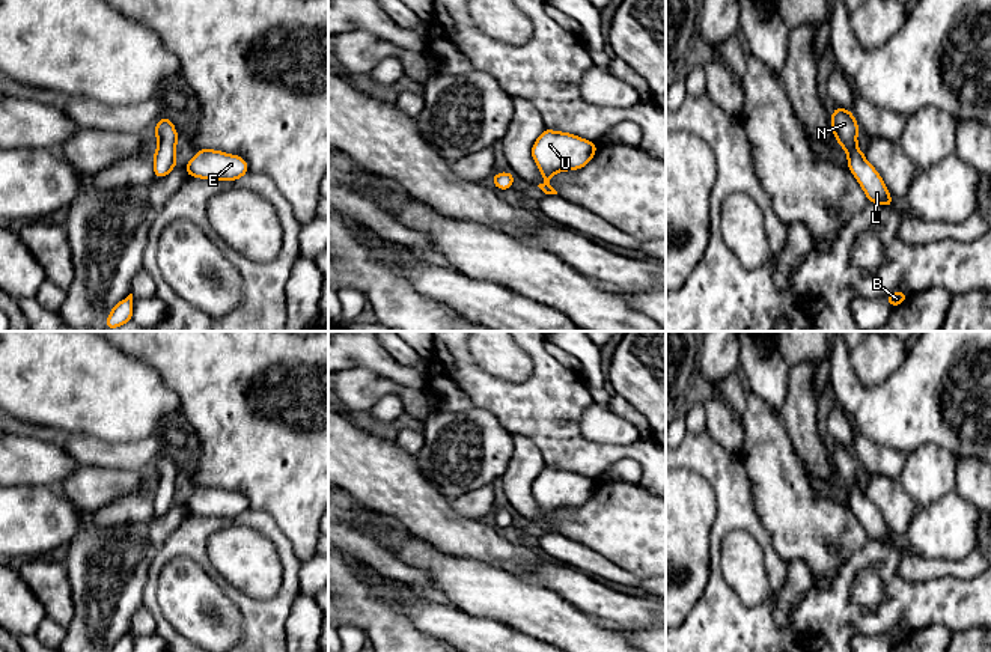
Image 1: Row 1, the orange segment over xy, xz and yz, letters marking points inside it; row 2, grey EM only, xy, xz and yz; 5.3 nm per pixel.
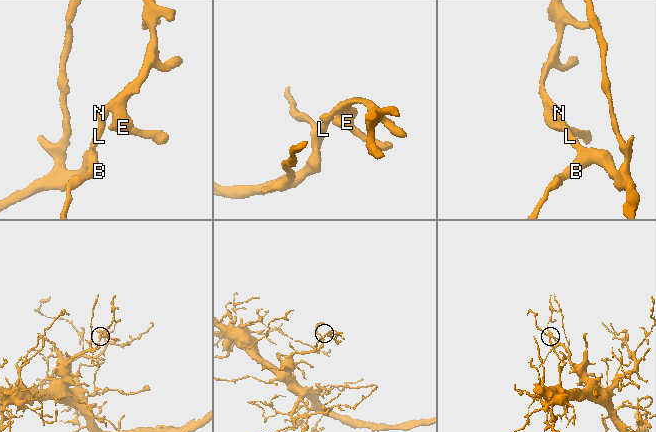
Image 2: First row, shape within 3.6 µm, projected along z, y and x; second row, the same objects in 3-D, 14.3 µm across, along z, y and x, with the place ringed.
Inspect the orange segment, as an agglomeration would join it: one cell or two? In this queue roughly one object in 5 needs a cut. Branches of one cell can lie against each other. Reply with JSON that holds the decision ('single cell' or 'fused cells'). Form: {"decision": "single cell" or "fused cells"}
{"decision": "single cell"}

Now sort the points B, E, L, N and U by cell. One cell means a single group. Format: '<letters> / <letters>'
B E L N U

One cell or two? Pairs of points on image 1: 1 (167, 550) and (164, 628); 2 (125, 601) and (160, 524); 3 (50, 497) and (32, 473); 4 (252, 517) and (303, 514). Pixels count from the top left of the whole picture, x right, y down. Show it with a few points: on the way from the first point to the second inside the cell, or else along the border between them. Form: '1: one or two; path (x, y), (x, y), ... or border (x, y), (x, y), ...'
1: one; path (155, 569), (151, 584), (151, 604), (154, 609)
2: one; path (127, 581), (127, 559), (142, 544)
3: two; border (15, 485), (59, 487)
4: two; border (250, 506), (264, 511), (289, 544)

